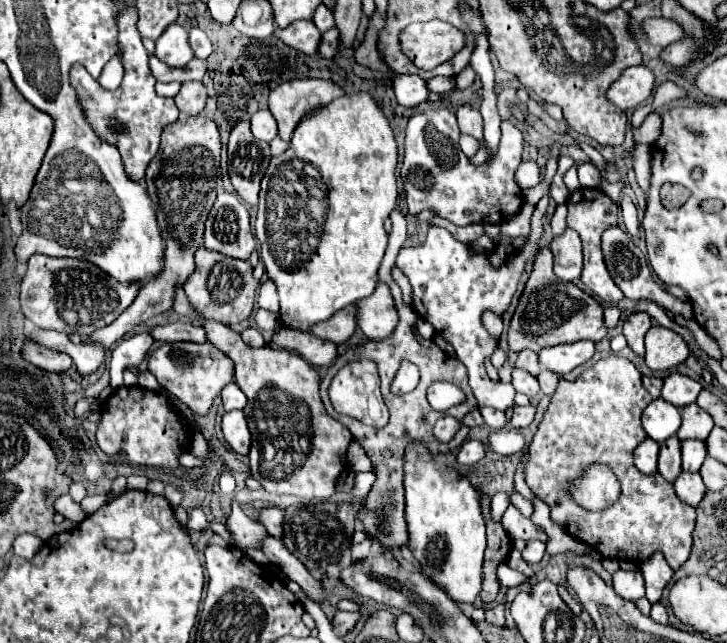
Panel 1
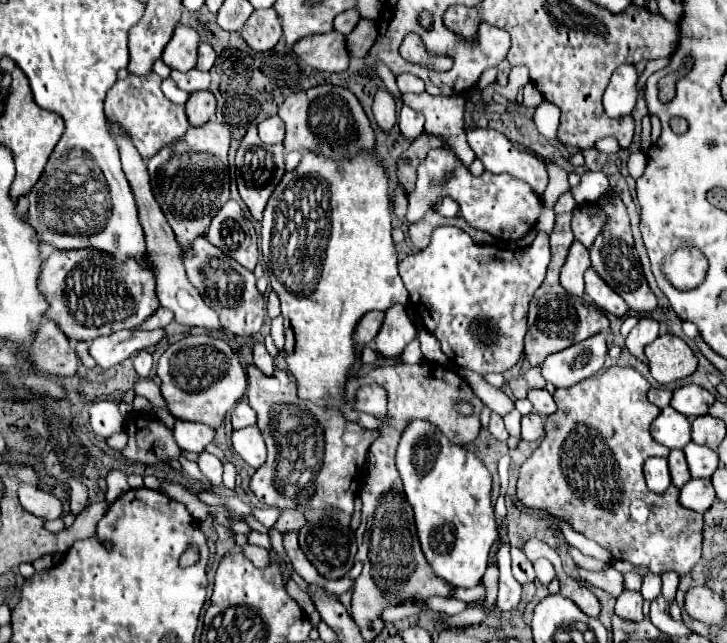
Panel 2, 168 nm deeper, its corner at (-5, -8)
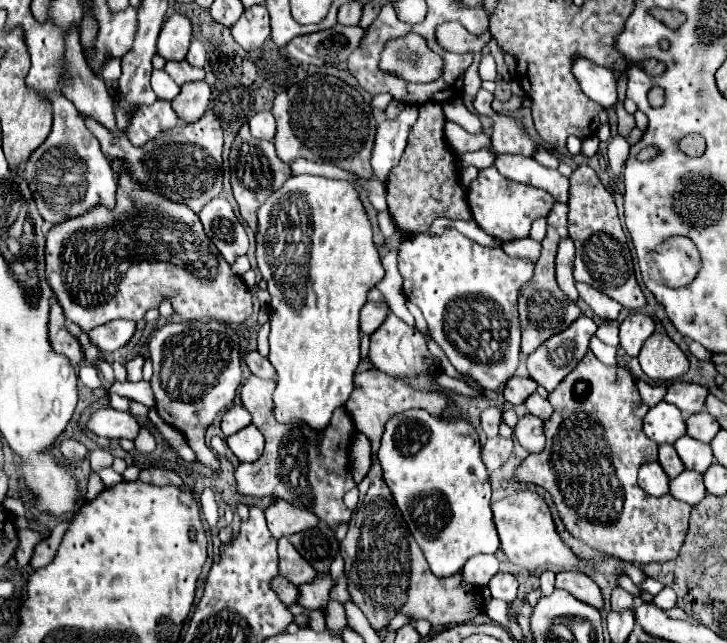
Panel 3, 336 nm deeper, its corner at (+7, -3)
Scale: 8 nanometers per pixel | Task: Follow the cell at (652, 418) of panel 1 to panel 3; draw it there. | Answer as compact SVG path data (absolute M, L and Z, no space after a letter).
M660 401L646 413L644 433L658 445L676 443L686 433L686 425L680 409L666 401Z

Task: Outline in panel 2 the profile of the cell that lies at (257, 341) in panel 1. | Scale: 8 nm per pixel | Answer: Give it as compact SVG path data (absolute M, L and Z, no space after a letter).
M262 342L254 344L254 364L256 364L256 368L260 368L268 376L272 376L272 372L276 370L274 358L268 354L268 350L266 350L266 346Z

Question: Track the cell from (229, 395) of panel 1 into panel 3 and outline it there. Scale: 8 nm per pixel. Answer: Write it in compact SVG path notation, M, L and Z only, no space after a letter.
M232 405L222 417L222 431L226 437L240 431L246 425L250 425L250 413L242 405Z

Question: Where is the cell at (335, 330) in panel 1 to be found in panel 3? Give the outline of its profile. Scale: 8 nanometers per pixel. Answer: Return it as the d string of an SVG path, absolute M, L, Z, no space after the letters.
M366 303L360 311L360 333L372 335L388 315L386 303Z

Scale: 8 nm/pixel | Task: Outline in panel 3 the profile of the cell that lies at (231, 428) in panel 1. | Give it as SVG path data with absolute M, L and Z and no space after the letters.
M248 425L248 427L240 429L238 433L230 435L226 441L228 441L228 447L232 449L232 453L240 461L252 463L264 451L264 437L262 437L262 433L254 425Z

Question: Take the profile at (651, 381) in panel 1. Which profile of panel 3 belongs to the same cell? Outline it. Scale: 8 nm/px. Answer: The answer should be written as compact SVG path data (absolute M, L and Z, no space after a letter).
M638 381L638 391L642 395L642 401L648 407L654 407L658 401L662 401L666 387L664 385L650 385L650 383L644 383L644 381Z

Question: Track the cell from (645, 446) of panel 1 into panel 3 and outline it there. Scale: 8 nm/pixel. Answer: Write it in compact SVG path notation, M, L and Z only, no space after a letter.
M644 463L638 471L638 485L654 495L654 497L660 497L664 493L668 493L668 475L664 473L664 469L660 467L660 463Z

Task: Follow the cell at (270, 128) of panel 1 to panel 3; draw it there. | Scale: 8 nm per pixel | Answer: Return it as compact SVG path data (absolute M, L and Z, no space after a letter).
M260 111L256 113L250 121L250 133L256 137L256 139L266 139L266 141L272 141L274 139L274 131L276 131L276 121L274 121L274 115L270 111Z

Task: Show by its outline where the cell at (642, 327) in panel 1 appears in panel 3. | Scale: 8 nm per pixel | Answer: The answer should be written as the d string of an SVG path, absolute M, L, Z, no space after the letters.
M632 311L620 323L620 347L630 357L638 357L644 341L652 333L654 333L654 319L642 311Z

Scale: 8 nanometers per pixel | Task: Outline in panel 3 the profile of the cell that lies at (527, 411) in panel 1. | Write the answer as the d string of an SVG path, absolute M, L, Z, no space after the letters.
M524 415L518 419L514 427L514 437L518 443L530 451L538 453L544 449L544 431L542 431L542 419L536 419L534 415Z

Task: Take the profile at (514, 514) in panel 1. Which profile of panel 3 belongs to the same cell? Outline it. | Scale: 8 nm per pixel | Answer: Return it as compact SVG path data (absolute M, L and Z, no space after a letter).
M614 587L612 597L610 597L610 605L612 605L612 609L620 609L620 611L630 609L634 605L634 595L624 591L622 587Z

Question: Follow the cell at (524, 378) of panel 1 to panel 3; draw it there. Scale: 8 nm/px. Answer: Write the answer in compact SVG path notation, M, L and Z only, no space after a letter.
M532 393L532 395L524 401L524 405L528 407L528 411L530 411L532 415L536 415L536 417L540 417L540 419L548 419L548 417L552 415L552 405L548 403L548 399L540 397L538 393Z

